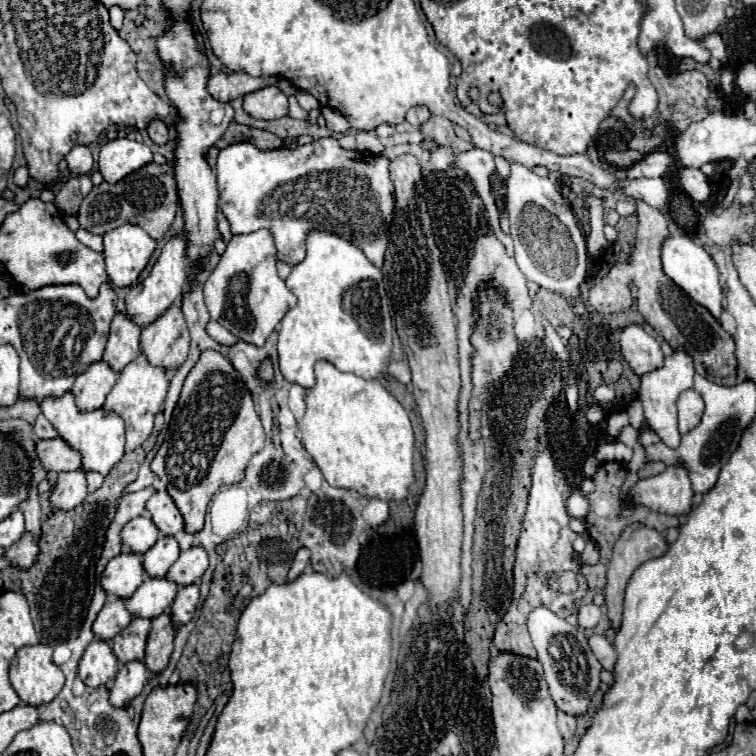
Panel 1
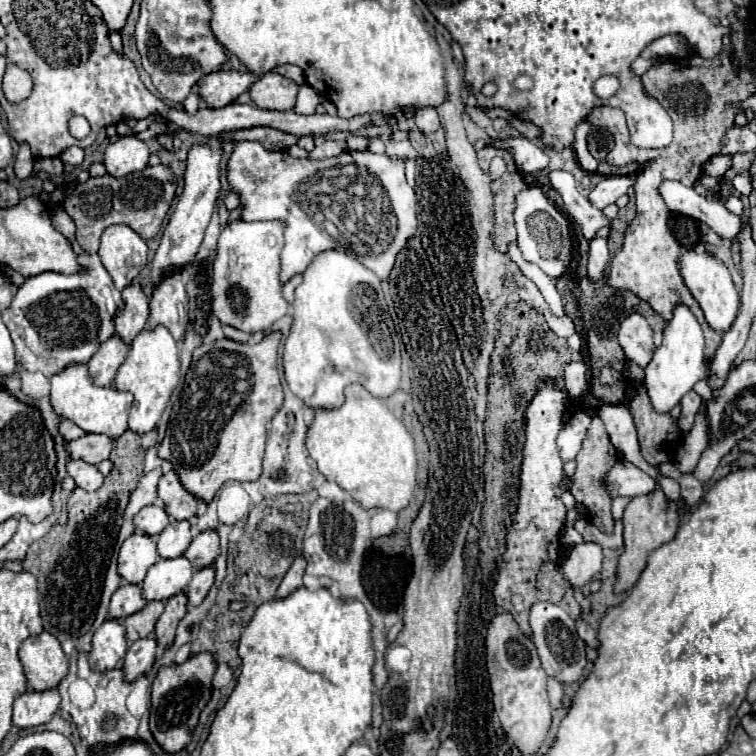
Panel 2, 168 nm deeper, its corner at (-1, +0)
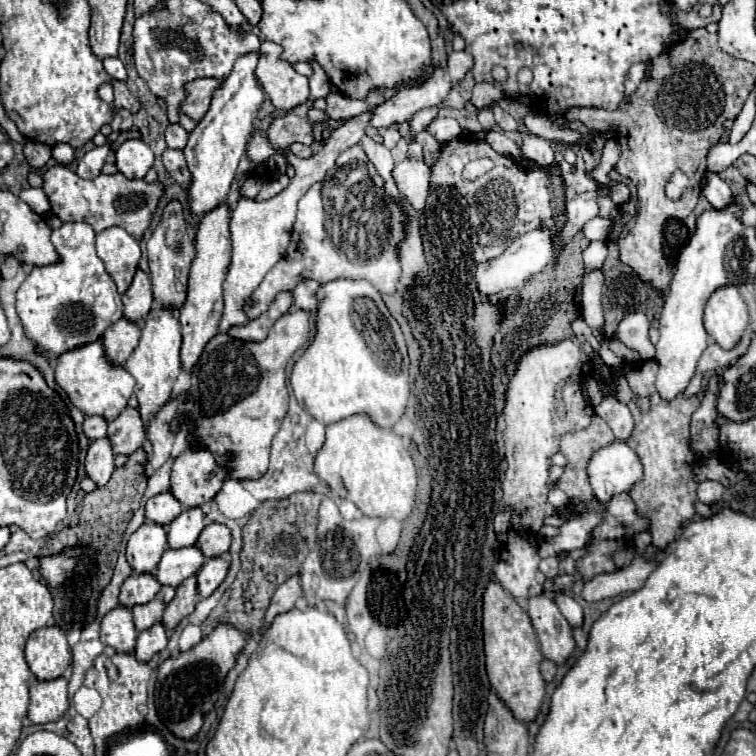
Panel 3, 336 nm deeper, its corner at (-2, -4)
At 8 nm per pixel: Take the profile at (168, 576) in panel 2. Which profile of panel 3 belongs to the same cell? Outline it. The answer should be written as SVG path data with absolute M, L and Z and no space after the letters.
M196 546L166 550L154 576L162 586L178 588L186 578L194 576L202 568L204 560L206 556Z

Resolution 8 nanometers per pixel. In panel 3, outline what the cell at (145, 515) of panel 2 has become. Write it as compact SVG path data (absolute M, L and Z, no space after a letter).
M158 494L146 502L146 520L154 524L170 524L182 512L180 502L170 494Z

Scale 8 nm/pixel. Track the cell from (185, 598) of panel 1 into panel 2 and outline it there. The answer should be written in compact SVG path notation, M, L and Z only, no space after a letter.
M213 564L205 566L201 570L195 570L193 578L191 578L191 582L189 582L187 590L185 590L185 594L189 598L189 604L199 606L203 602L203 598L207 596L209 588L213 586L213 582L215 582L215 566Z

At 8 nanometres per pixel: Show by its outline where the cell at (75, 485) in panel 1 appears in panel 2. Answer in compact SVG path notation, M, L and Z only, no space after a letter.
M71 460L67 464L67 472L69 476L75 478L77 486L87 490L87 492L95 492L101 484L103 484L103 474L97 470L95 464L89 464L85 460Z

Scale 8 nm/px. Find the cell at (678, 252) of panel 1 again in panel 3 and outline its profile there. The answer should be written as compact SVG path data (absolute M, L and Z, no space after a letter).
M736 286L718 288L718 292L714 292L714 296L706 302L704 328L722 348L734 348L742 338L746 324L748 306Z

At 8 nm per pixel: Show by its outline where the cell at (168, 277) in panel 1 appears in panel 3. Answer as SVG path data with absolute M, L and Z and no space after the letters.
M250 52L236 60L234 70L228 78L224 78L222 86L214 92L210 110L198 122L198 126L190 132L188 144L184 148L184 156L188 162L188 170L192 174L192 182L188 188L188 210L194 216L202 216L218 208L230 190L230 184L236 176L238 162L246 150L252 120L258 116L258 110L264 102L264 90L258 86L254 68L260 54Z

